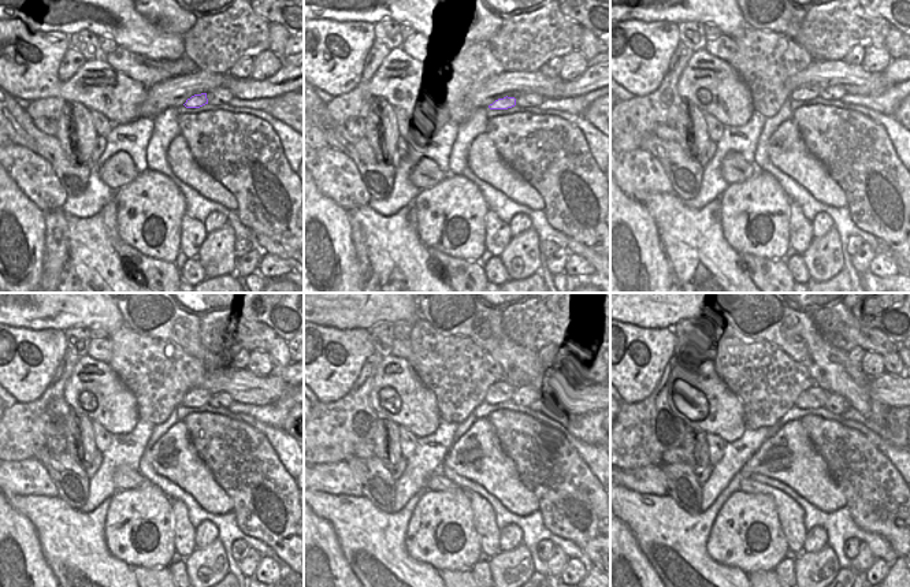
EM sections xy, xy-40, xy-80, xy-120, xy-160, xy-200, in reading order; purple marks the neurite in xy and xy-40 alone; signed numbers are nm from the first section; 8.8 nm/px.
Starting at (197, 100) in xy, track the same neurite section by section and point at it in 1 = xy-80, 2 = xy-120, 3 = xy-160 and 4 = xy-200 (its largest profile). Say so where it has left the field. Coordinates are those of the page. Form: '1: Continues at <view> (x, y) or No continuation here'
1: Continues at xy-80 (812, 95)
2: Continues at xy-120 (196, 397)
3: Continues at xy-160 (501, 392)
4: Continues at xy-200 (814, 397)

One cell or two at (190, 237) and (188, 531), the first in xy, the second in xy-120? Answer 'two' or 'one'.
one

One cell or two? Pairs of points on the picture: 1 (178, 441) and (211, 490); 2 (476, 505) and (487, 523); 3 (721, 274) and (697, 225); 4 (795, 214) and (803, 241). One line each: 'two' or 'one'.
1: one
2: one
3: one
4: one

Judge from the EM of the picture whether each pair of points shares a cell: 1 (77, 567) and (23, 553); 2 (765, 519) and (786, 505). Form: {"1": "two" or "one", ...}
{"1": "two", "2": "two"}

